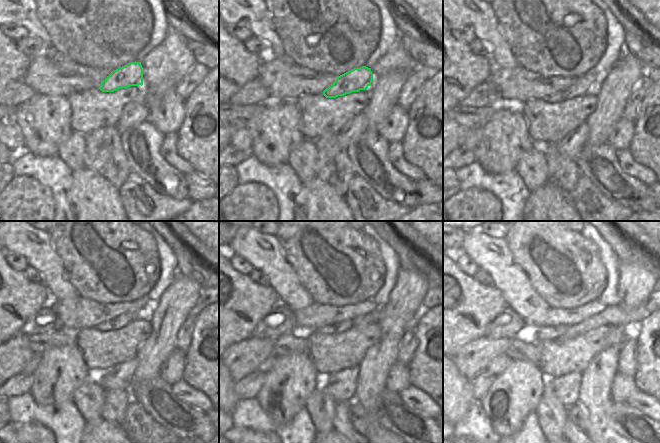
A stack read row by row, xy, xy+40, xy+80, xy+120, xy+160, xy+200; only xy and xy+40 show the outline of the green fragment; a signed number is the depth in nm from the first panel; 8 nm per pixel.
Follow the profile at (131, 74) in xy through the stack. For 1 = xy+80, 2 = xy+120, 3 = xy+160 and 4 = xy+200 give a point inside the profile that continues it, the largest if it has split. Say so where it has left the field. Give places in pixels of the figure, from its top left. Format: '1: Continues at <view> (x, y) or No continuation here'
1: Continues at xy+80 (583, 86)
2: Continues at xy+120 (124, 319)
3: Continues at xy+160 (342, 326)
4: Continues at xy+200 (544, 333).

